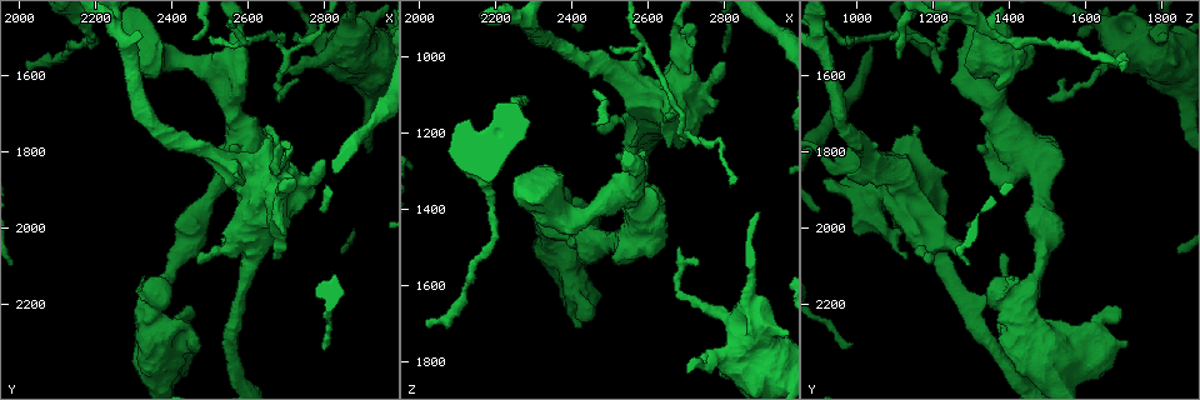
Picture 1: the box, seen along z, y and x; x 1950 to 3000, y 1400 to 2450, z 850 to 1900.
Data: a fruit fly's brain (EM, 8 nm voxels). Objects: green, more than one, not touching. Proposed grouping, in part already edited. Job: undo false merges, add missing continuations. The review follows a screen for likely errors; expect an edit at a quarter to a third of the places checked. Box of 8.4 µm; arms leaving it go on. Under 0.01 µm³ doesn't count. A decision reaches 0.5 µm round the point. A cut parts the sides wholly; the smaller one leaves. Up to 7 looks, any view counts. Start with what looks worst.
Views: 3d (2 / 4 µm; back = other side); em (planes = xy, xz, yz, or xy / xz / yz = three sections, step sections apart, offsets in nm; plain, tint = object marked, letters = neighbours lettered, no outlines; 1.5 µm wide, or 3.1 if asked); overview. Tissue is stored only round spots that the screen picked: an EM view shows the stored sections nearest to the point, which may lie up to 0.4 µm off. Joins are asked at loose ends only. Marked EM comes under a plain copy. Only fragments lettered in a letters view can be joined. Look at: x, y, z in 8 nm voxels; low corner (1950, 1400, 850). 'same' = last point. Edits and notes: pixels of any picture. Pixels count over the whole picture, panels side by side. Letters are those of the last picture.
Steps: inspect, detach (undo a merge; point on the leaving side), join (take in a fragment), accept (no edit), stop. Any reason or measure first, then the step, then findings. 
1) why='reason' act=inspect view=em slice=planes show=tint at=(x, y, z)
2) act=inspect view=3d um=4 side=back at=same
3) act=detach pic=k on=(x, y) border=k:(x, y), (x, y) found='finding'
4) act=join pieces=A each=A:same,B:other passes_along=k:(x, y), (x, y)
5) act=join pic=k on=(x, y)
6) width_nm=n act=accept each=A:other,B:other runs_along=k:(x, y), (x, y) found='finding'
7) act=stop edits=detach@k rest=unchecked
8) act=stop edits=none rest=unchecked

act=inspect view=em slice=yz step=8 show=letters at=(2500, 1505, 970)

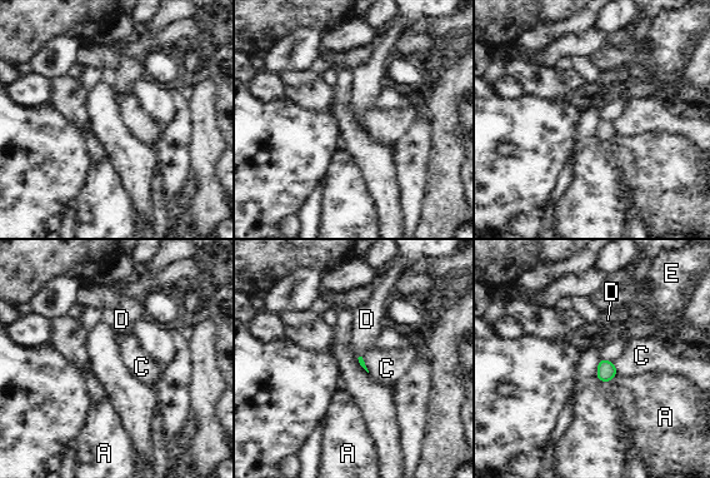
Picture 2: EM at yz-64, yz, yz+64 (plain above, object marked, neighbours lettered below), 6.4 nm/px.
why='cut it another way' act=inspect view=em slice=planes show=letters at=same

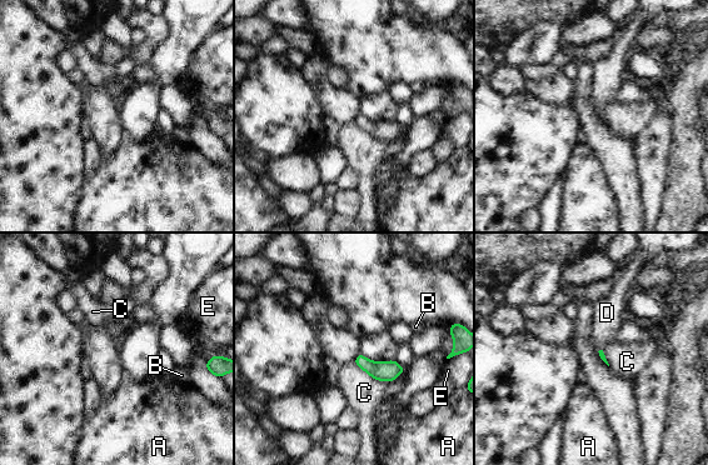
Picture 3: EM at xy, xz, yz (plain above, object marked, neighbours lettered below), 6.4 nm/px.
act=join pieces=D each=A:other,B:other,C:other,D:same,E:other passes_along=3:(599, 350), (601, 346), (607, 313) found='the neuron continues'

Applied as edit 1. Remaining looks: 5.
why='see it whole again' act=inspect view=overview

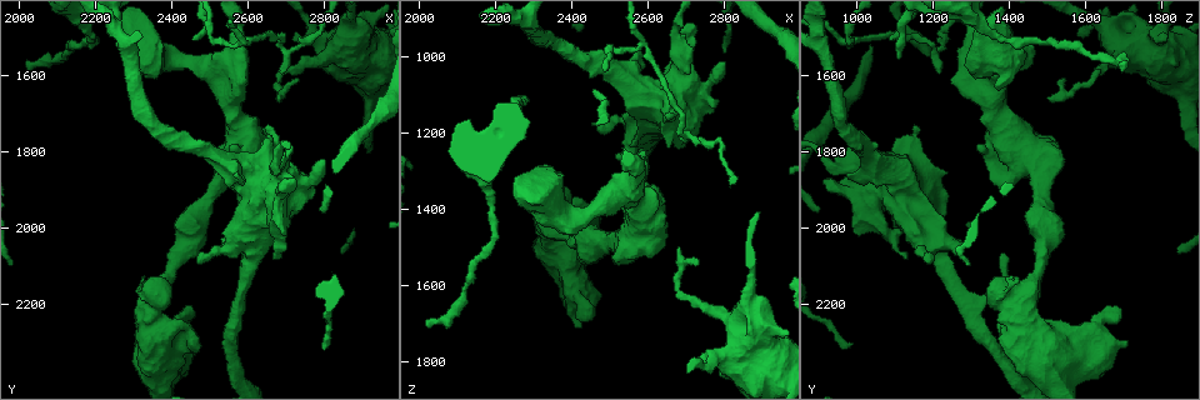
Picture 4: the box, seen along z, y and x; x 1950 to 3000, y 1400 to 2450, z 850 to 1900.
why='end of a long branch' act=inspect view=3d um=2 at=(2800, 2315, 985)

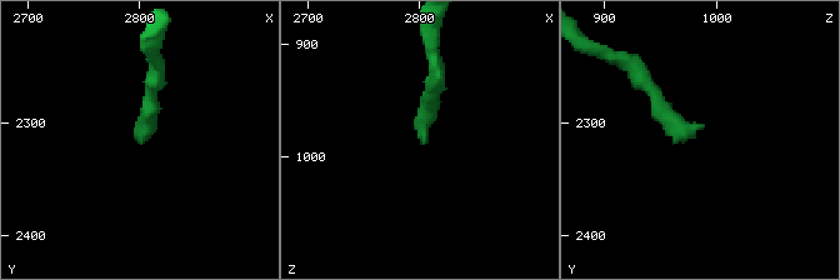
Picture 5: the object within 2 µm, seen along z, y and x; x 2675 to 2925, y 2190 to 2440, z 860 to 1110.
why='shape alone is not enough' act=inspect view=em slice=planes show=letters at=(2804, 2316, 978)

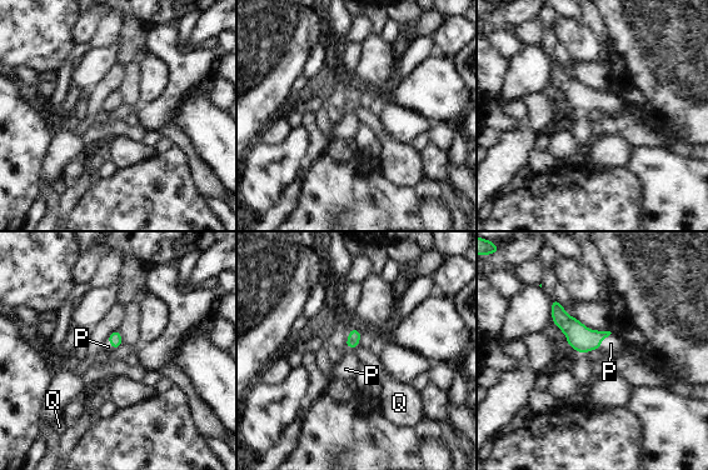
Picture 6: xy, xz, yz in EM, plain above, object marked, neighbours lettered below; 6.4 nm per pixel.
act=join pieces=P each=P:same,Q:other found='it goes on there'

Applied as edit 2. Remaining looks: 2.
act=stop edits=join@3,join@6 rest=unchecked

